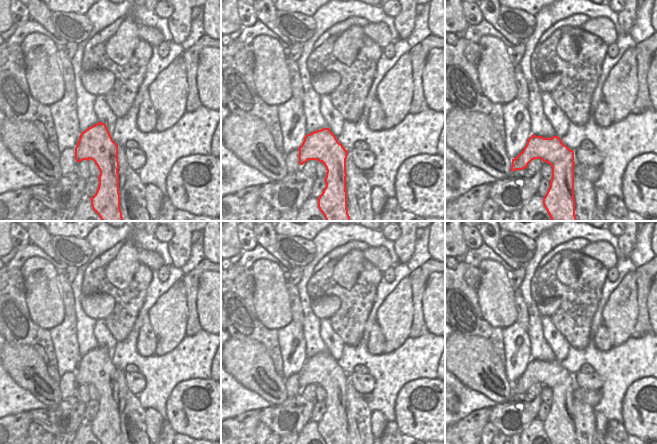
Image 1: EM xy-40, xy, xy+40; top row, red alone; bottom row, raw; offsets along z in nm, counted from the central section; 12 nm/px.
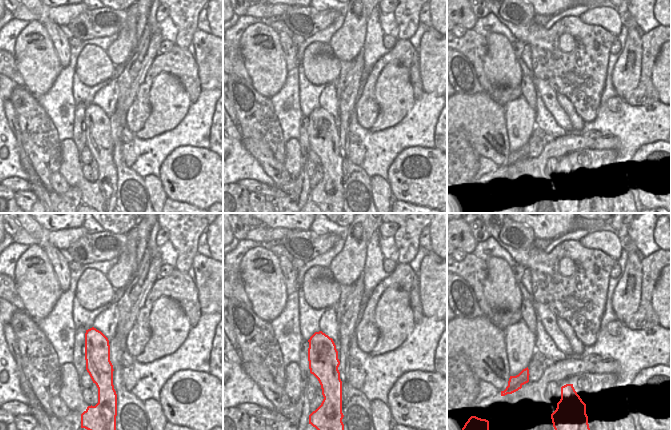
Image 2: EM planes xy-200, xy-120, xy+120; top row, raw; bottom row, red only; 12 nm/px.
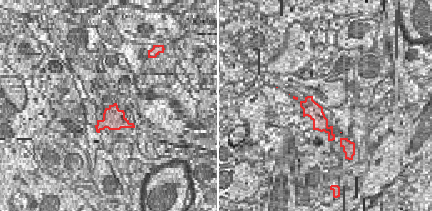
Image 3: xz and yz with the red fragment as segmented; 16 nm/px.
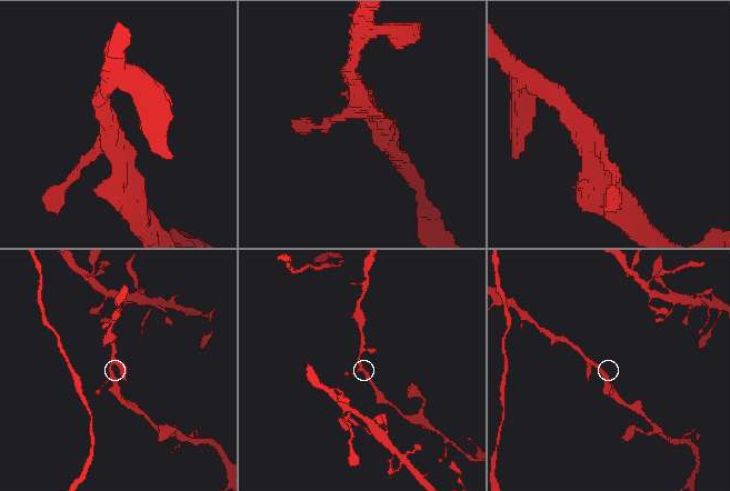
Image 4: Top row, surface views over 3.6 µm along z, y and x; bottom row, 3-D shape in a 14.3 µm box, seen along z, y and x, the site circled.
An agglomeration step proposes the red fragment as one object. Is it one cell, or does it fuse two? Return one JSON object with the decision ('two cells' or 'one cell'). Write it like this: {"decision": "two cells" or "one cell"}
{"decision": "one cell"}

